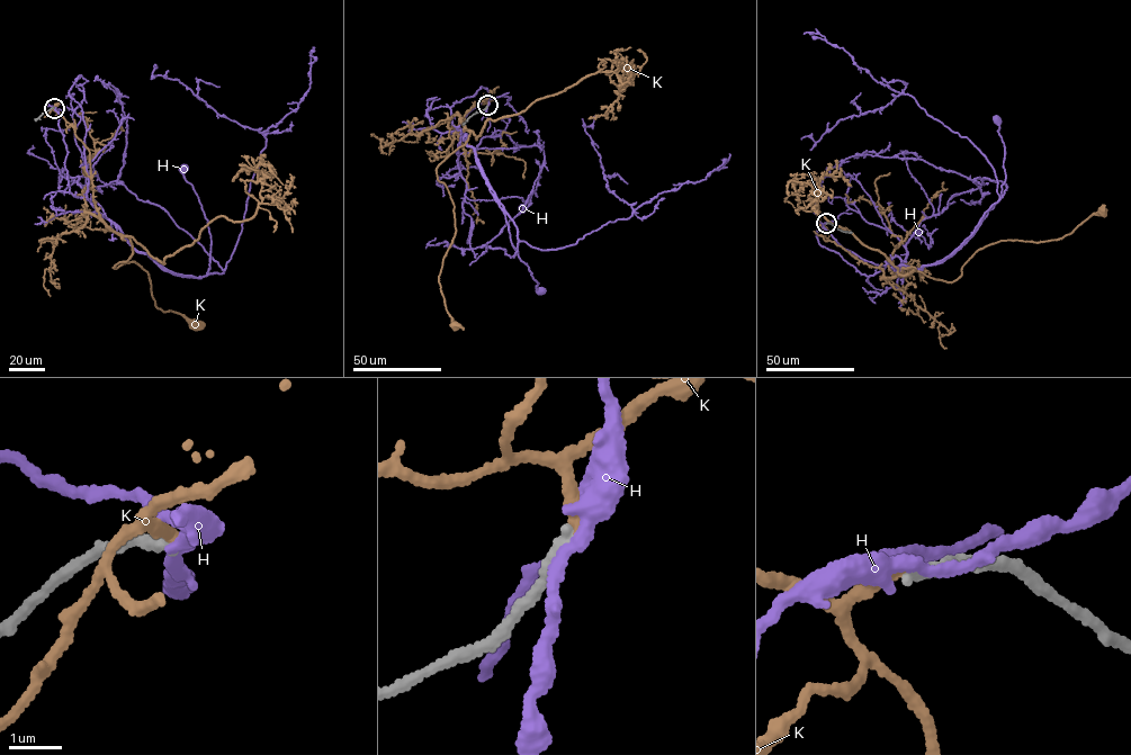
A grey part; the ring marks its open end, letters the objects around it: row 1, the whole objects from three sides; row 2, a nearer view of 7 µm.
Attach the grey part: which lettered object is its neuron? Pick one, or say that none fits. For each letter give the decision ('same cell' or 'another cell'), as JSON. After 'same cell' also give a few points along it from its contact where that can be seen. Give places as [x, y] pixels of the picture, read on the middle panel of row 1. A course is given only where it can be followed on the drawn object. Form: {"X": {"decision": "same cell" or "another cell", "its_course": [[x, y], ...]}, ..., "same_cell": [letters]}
{"H": {"decision": "another cell"}, "K": {"decision": "another cell"}, "same_cell": []}

